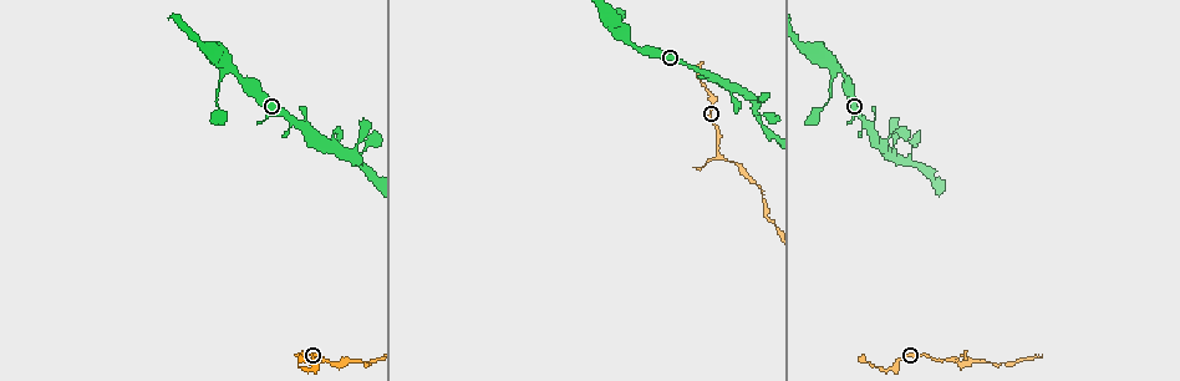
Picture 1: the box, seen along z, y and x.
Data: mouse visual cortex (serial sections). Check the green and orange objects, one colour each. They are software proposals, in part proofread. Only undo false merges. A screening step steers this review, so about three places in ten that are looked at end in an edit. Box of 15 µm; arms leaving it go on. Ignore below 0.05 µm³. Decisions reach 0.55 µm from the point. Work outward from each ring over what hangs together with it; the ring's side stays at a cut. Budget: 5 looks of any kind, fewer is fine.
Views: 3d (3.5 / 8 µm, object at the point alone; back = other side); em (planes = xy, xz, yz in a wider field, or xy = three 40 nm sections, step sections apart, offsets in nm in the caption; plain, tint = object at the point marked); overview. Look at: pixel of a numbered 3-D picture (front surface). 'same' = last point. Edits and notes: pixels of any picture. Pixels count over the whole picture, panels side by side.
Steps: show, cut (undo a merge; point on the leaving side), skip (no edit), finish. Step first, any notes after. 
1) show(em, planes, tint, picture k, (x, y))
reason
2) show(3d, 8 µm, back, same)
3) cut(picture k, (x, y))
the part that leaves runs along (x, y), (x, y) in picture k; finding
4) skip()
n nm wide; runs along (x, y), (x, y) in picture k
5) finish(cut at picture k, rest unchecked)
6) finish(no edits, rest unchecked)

show(em, xy, step 5, tint, picture 1, (833, 64))
two arms in line, one across

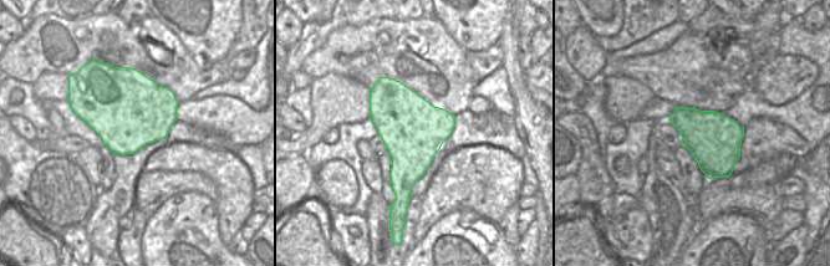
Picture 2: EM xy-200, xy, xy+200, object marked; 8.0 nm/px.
show(3d, 3.5 µm, back, same)

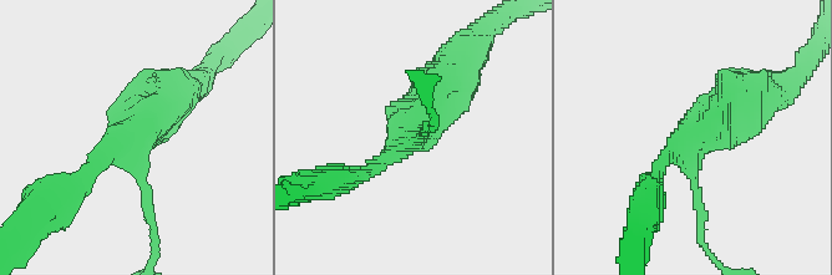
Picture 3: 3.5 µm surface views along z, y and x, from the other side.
skip()
runs along (346, 179), (401, 148), (446, 83) in picture 3; all the same cell

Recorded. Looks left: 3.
show(3d, 3.5 µm, picture 1, (327, 360))
a narrow waist

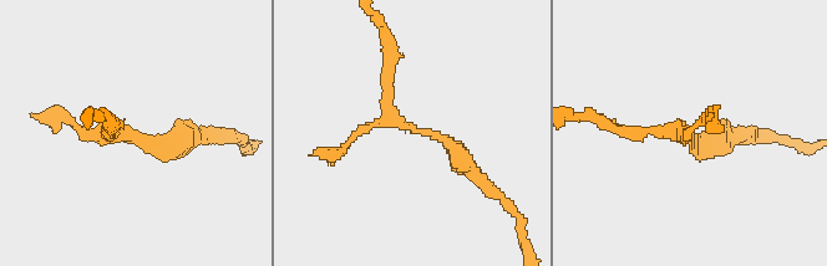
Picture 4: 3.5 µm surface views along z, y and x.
show(em, xy, step 5, tint, picture 4, (138, 136))

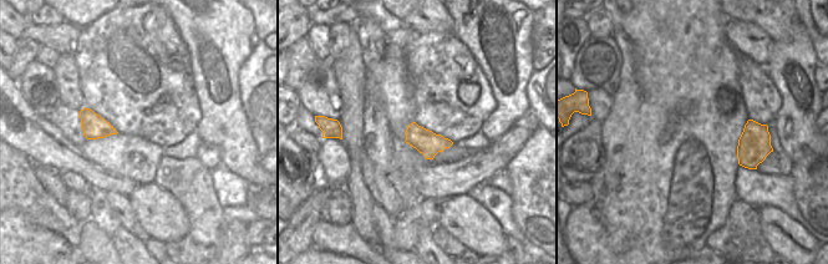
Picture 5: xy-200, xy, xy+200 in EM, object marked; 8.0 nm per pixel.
show(em, xy, step 1, tint, same)

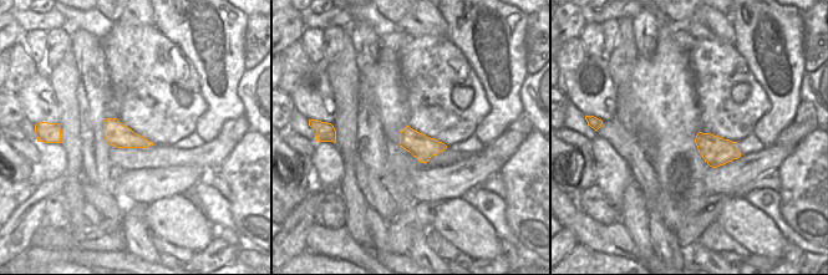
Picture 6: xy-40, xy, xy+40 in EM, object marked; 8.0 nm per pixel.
skip()
runs along (390, 66), (390, 117), (447, 142), (478, 177) in picture 4; all the same cell

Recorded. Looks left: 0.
finish(no edits, rest unchecked)

